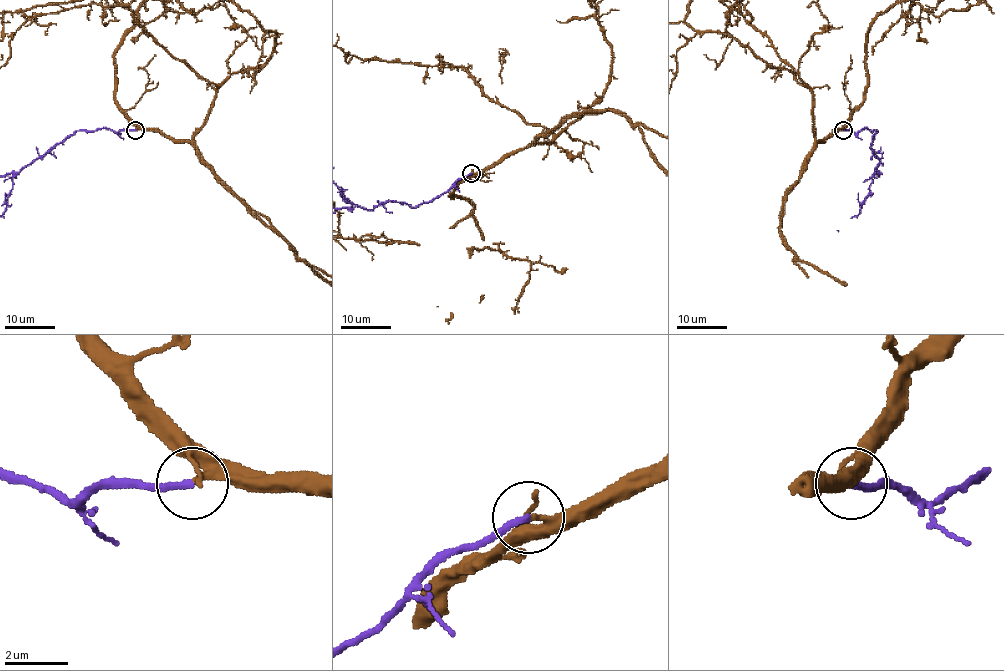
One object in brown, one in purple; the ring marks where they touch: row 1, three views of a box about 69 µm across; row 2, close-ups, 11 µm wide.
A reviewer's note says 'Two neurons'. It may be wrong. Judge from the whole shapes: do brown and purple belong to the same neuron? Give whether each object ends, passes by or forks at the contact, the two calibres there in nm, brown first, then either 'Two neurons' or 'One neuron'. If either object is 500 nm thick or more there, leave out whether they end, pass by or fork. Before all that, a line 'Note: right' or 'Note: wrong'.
Note: wrong
At the ring brown passes by. At the ring purple ends. Thickness 190 nm (brown) against 220 nm. One neuron

